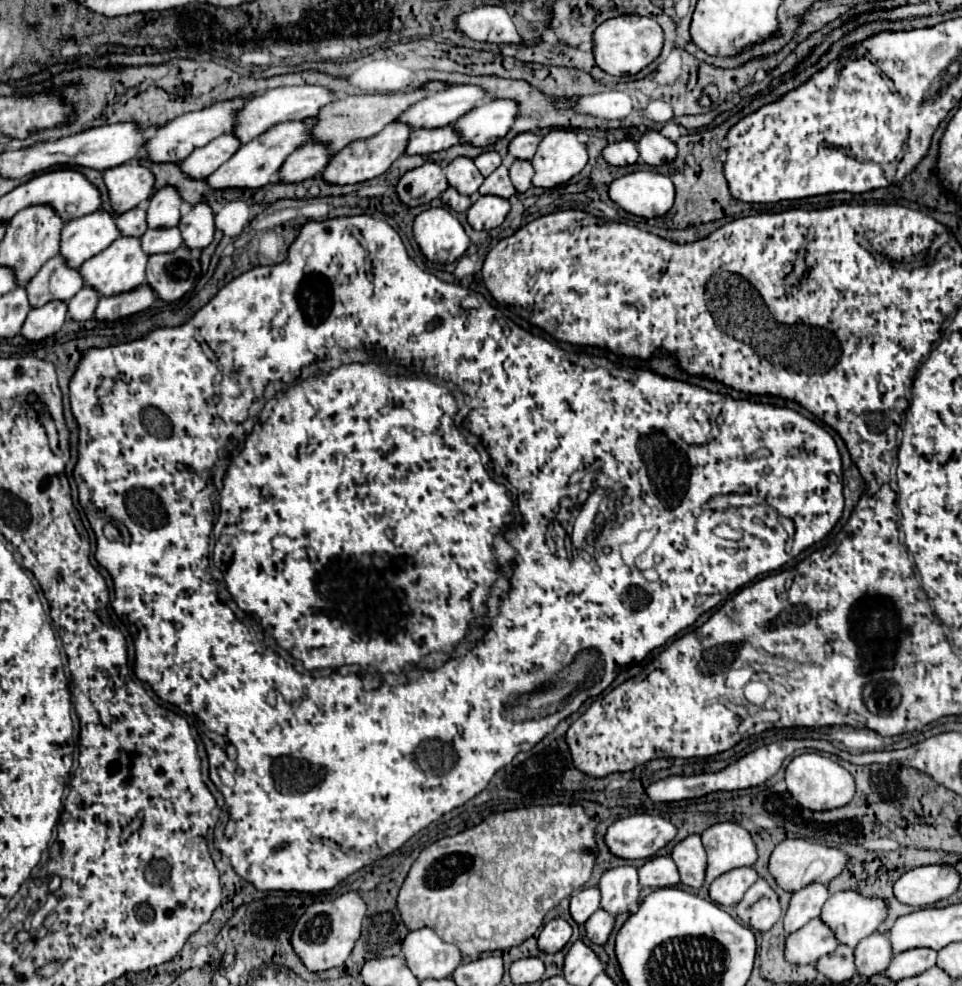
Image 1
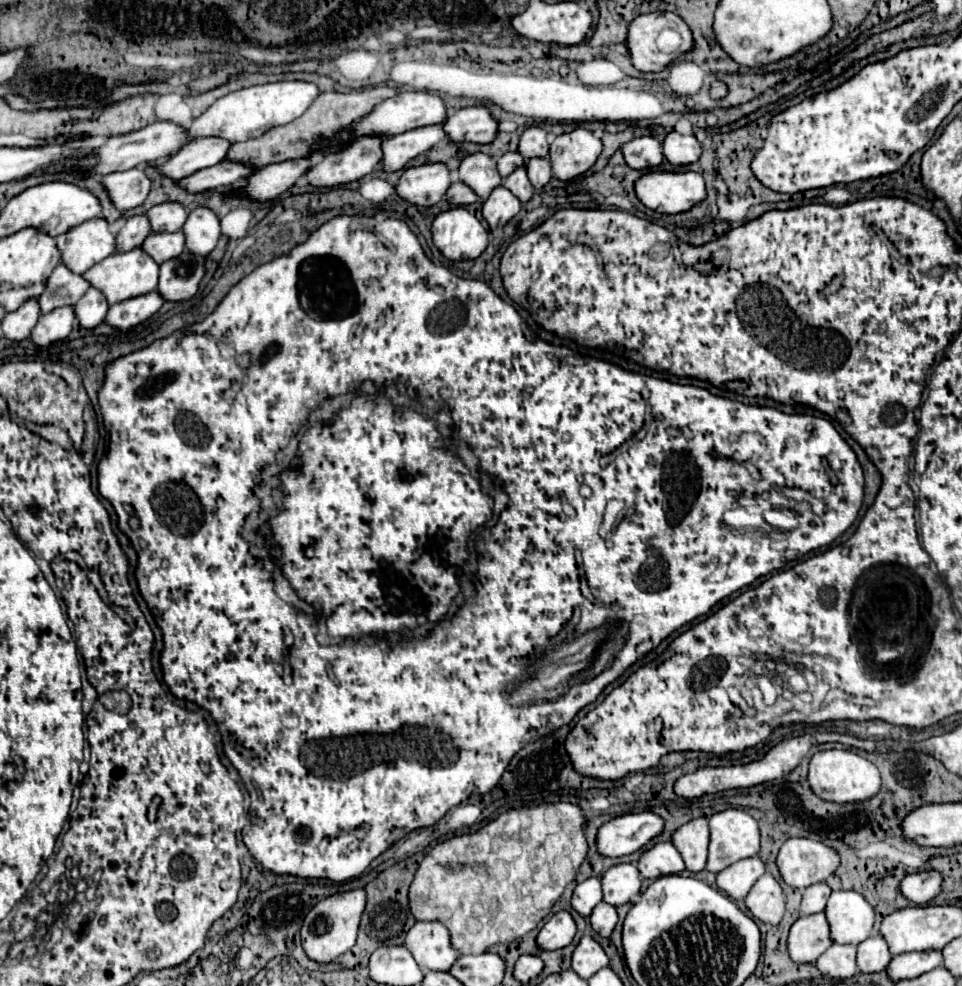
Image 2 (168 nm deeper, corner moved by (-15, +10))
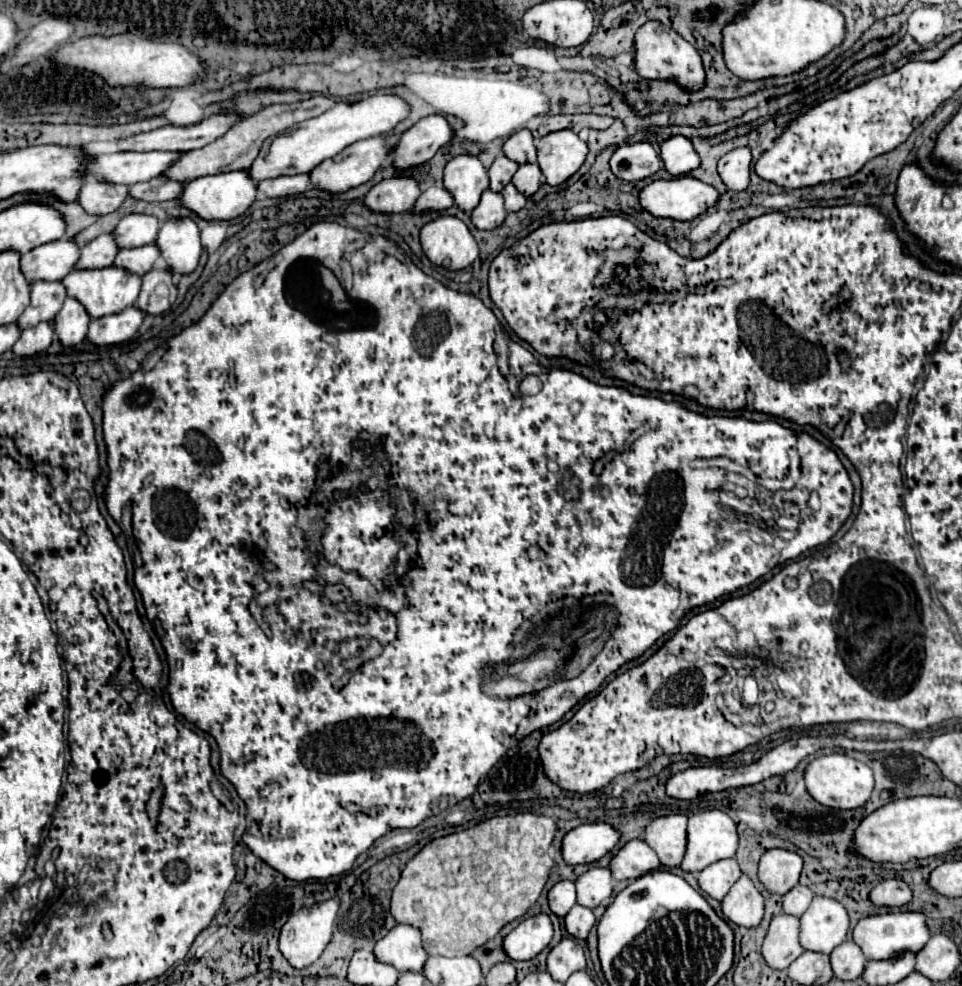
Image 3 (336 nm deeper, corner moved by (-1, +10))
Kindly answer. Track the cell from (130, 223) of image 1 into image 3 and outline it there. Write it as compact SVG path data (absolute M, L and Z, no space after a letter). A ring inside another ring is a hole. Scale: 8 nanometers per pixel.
M102 234L96 240L88 242L82 248L82 260L74 266L76 270L96 270L96 268L108 268L114 264L114 258L118 254L116 242L112 234Z

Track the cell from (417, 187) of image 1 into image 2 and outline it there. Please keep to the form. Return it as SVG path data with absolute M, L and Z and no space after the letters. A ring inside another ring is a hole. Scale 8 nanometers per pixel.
M442 162L422 164L408 168L396 186L396 192L416 204L416 206L434 206L450 188L450 168Z

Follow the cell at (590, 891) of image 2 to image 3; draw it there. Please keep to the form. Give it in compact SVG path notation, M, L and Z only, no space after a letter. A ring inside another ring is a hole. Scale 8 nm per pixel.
M564 880L564 882L558 882L558 884L554 884L550 888L550 892L548 892L548 906L550 906L550 910L556 916L564 918L574 904L576 904L576 888L574 888L574 882Z

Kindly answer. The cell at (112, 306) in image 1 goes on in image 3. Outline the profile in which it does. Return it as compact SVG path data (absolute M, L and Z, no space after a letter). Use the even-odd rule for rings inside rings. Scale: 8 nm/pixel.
M130 306L120 314L90 320L88 340L96 346L122 344L138 332L138 328L142 324L142 318L144 318L144 314L136 306Z

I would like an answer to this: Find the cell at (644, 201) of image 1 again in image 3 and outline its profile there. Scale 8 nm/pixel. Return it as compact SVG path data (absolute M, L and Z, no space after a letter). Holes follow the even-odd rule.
M680 176L680 178L674 178L674 180L656 180L640 192L640 204L650 214L654 214L658 218L688 220L688 222L698 218L700 214L704 214L708 208L716 206L718 200L720 200L720 192L714 186L704 184L704 182L700 182L692 176Z

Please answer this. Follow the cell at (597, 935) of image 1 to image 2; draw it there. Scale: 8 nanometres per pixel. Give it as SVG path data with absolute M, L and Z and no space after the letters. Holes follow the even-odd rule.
M600 902L600 904L592 910L590 924L592 924L592 928L594 928L600 936L604 936L604 938L610 938L616 922L618 922L618 914L616 914L616 908L614 908L614 906Z

